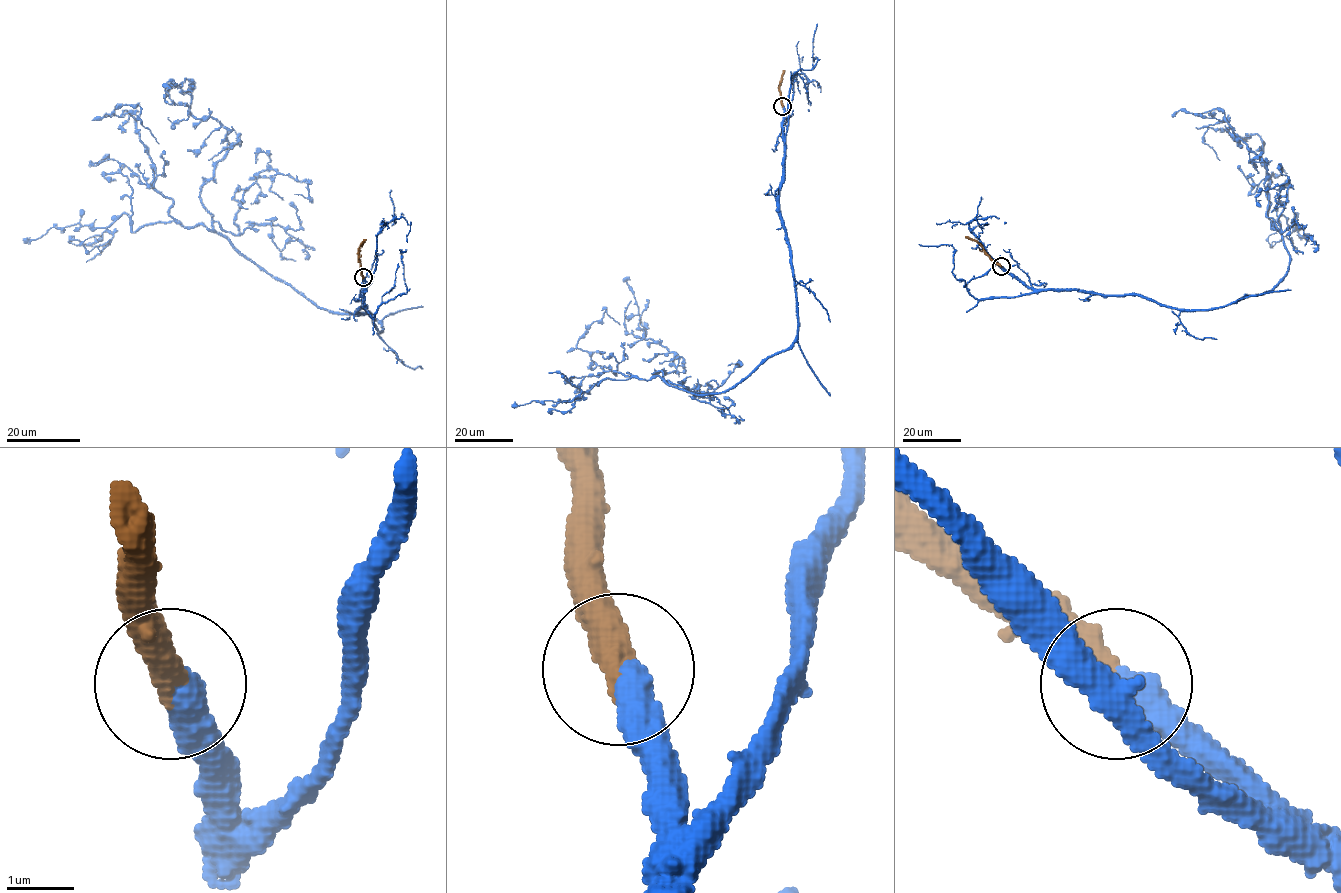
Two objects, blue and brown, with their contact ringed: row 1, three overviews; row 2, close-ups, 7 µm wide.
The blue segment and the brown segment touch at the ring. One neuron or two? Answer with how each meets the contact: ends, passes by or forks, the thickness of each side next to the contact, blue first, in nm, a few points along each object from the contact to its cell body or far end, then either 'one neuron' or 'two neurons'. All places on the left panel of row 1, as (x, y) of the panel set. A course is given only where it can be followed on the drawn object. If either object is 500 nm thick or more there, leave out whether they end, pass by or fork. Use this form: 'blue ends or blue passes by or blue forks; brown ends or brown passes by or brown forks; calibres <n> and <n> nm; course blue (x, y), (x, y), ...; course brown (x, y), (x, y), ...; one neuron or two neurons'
calibres 480 and 500 nm; course blue (363, 278), (359, 311), (381, 332), (181, 226), (136, 121), (104, 115), (138, 102), (159, 144); course brown (363, 278), (359, 246), (366, 240); one neuron

